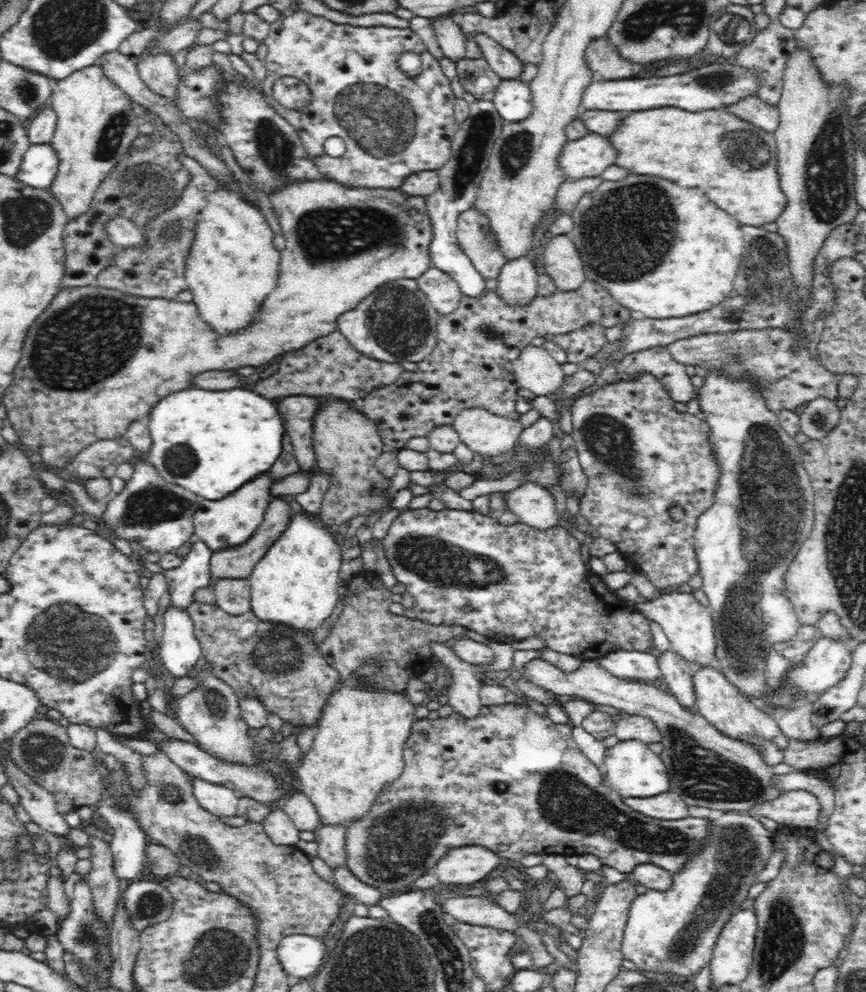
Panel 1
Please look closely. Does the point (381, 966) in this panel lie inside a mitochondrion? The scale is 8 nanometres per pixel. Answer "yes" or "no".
yes

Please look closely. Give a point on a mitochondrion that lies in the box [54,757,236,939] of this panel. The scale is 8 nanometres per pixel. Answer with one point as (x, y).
(195, 850)

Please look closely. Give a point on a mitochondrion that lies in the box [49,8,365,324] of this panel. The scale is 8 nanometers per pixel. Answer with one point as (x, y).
(168, 238)

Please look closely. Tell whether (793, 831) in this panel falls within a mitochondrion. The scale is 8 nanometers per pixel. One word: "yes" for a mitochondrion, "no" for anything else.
no

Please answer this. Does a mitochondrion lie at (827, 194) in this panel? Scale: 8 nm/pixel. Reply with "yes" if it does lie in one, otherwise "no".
yes

